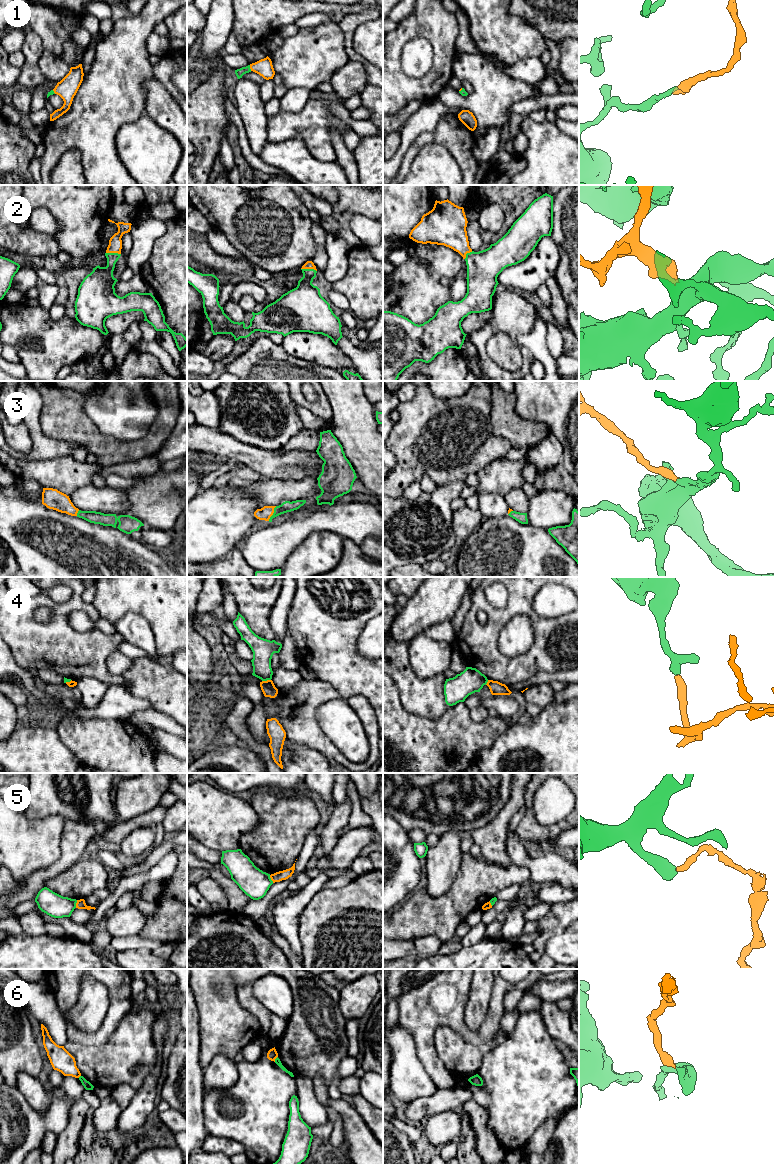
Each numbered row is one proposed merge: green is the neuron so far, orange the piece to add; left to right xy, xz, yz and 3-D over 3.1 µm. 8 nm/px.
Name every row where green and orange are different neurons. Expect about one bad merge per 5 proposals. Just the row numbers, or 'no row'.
4, 5, 6

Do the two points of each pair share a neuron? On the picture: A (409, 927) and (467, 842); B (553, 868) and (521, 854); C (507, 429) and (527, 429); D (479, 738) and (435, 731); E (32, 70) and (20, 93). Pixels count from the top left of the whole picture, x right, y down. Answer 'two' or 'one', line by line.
A: two
B: one
C: one
D: one
E: two

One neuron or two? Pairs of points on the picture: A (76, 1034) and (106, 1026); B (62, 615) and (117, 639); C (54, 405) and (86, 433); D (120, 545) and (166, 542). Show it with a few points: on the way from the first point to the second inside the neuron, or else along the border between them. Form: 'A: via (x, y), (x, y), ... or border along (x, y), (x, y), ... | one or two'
A: via (83, 1036), (96, 1036), (99, 1033) | one
B: via (68, 631), (77, 640), (101, 640) | one
C: via (62, 413), (78, 428) | one
D: border along (142, 542), (162, 552) | two

